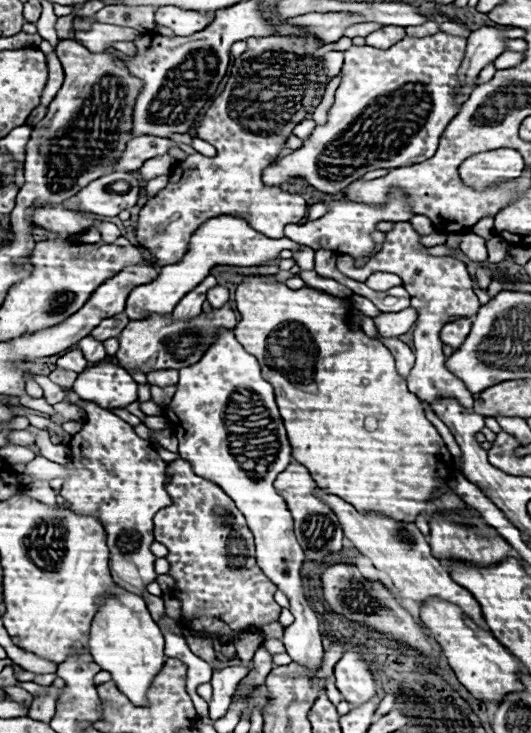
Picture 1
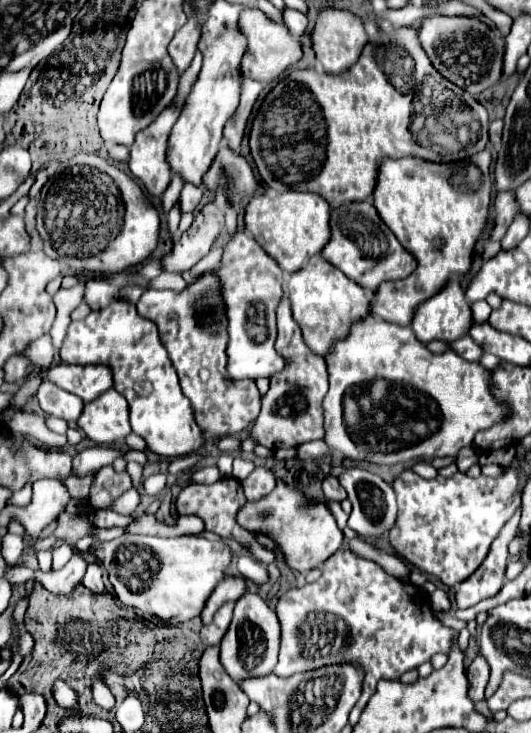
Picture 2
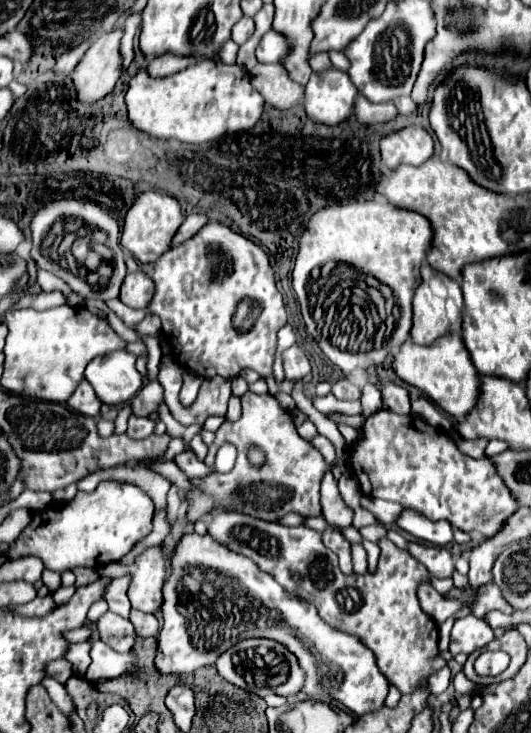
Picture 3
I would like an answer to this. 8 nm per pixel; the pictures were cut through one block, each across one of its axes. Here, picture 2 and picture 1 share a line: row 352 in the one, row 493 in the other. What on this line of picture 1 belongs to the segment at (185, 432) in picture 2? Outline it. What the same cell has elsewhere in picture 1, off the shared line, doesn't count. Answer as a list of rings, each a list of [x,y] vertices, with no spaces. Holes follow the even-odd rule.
[[[94,402],[78,404],[86,412],[86,422],[70,440],[74,468],[68,474],[64,466],[48,466],[46,474],[66,478],[64,500],[74,512],[96,514],[100,518],[108,536],[112,572],[136,588],[146,588],[156,578],[156,556],[150,552],[150,544],[154,542],[152,518],[172,502],[164,490],[166,462],[156,454],[150,440],[136,436],[134,428],[110,410],[94,406]]]

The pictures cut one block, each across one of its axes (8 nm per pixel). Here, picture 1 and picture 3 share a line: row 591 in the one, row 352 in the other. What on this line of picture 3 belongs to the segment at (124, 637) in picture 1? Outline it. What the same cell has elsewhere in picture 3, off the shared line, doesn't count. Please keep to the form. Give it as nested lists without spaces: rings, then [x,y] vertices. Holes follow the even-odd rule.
[[[126,350],[94,358],[86,366],[86,380],[104,404],[118,406],[132,400],[142,388],[142,376],[134,366],[136,356]]]

